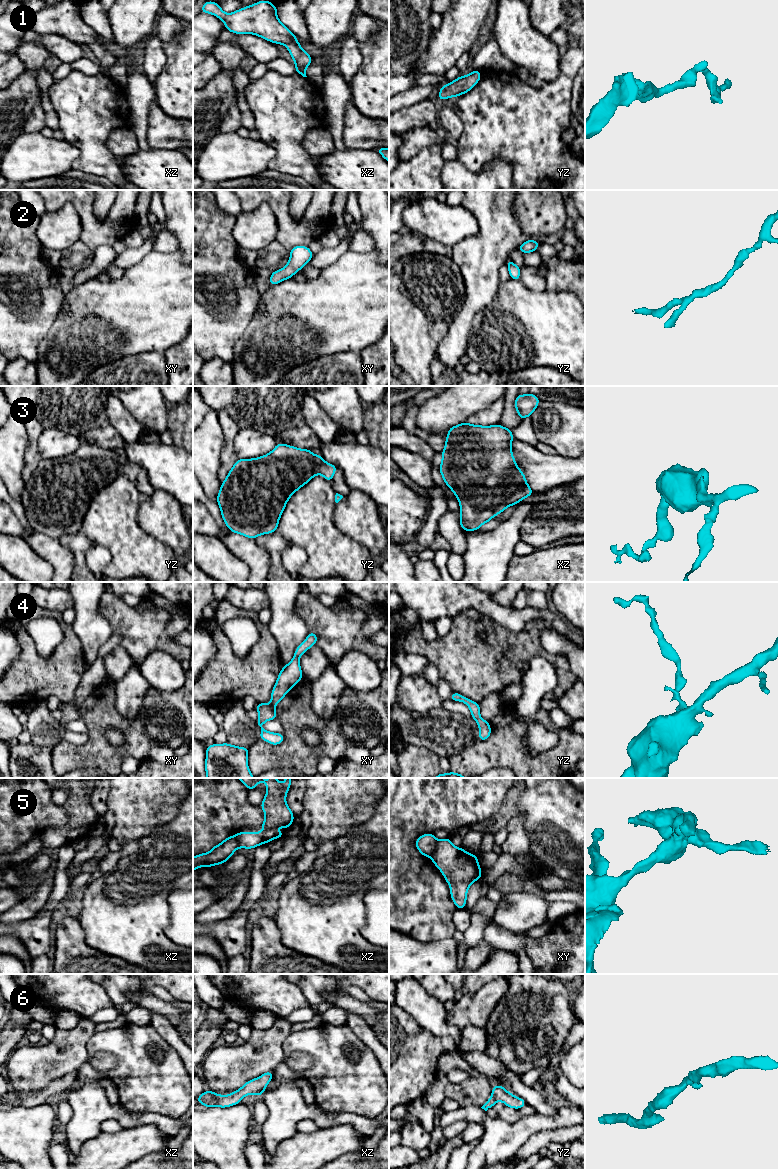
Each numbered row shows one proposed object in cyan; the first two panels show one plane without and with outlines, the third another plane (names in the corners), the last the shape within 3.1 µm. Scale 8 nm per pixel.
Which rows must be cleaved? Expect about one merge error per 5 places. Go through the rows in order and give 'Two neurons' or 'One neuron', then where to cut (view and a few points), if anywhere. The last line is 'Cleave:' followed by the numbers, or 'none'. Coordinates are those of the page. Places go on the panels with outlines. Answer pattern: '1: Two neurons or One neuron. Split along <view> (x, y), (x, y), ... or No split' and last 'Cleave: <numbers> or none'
1: One neuron. No split
2: One neuron. No split
3: One neuron. No split
4: One neuron. No split
5: Two neurons. Split along xy (438, 840), (430, 856)
6: One neuron. No split
Cleave: 5

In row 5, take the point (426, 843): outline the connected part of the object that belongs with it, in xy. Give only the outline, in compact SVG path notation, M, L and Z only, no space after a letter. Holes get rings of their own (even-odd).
M426 833L416 839L415 845L423 856L431 857L436 848L437 841L433 833Z

